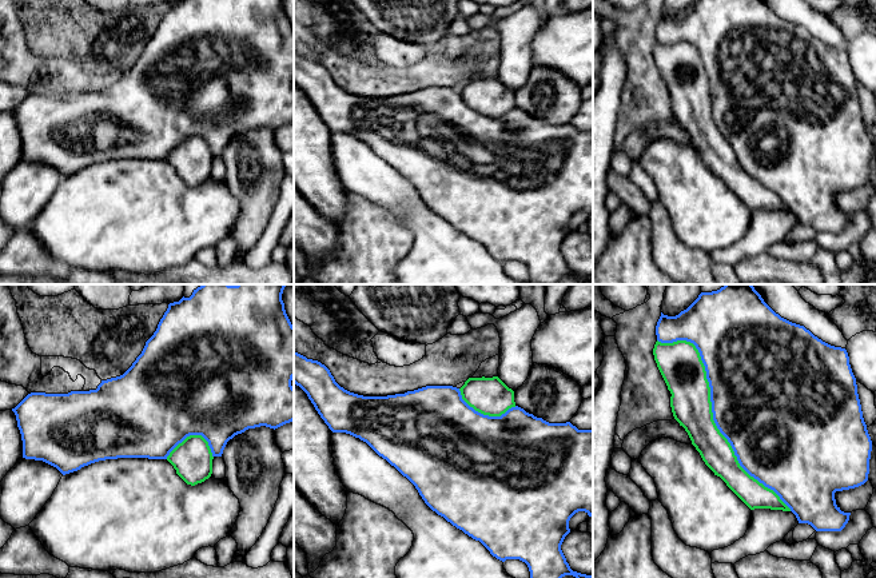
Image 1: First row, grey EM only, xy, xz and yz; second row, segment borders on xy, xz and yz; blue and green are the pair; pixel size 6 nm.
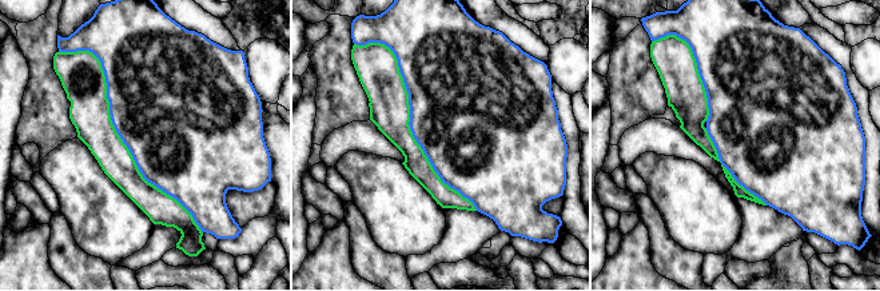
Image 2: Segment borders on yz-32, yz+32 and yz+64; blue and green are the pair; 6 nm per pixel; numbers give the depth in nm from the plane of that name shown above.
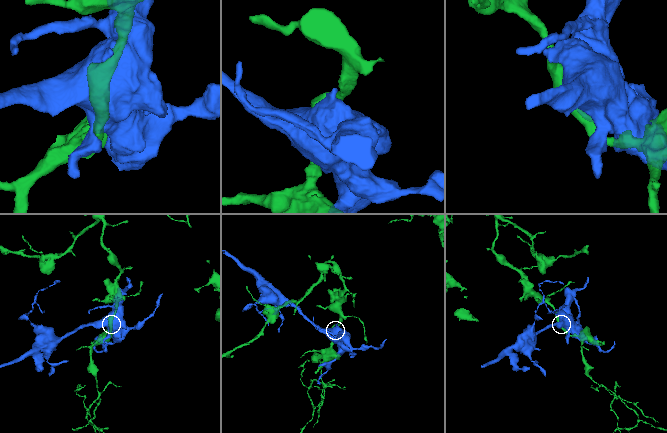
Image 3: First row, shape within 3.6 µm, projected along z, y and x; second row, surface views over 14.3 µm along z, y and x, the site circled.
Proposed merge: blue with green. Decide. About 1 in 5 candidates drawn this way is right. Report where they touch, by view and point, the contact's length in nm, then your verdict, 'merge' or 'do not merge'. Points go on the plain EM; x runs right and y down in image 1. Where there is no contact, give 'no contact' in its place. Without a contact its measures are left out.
meets blue in yz at (712, 112); contact 1300 nm long; do not merge

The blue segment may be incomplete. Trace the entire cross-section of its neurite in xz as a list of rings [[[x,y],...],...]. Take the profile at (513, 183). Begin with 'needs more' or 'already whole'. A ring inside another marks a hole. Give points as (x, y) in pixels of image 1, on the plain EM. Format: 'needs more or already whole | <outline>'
already whole | [[[295,52],[294,84],[307,95],[315,111],[333,133],[346,133],[366,143],[379,158],[386,160],[415,187],[425,204],[433,212],[473,240],[479,242],[493,258],[502,263],[506,260],[519,260],[525,263],[530,272],[530,282],[537,284],[560,284],[560,280],[565,276],[576,278],[580,284],[593,284],[593,276],[581,275],[570,270],[561,251],[565,238],[570,234],[570,219],[578,212],[585,212],[589,218],[593,216],[593,131],[578,131],[570,123],[549,124],[542,119],[526,113],[518,107],[509,109],[501,117],[483,116],[470,108],[462,100],[459,89],[453,87],[426,87],[405,95],[387,97],[358,96],[341,88],[324,65],[318,61],[307,60]]]

